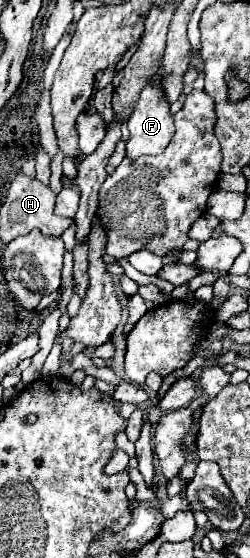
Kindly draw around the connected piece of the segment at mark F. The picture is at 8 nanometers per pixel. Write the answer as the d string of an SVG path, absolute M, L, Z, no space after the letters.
M143 88L137 108L129 118L131 140L127 142L127 156L139 158L143 154L159 154L173 138L175 124L167 100L159 96L159 88Z

